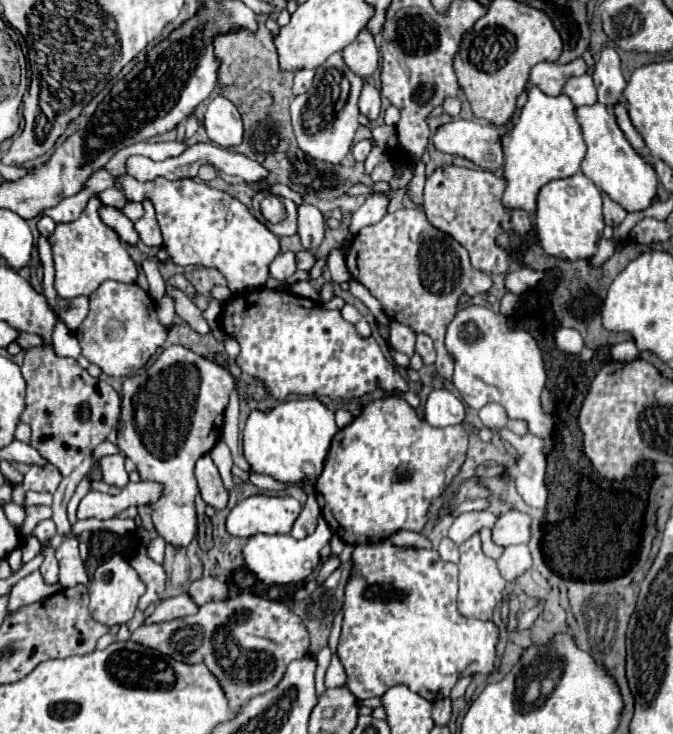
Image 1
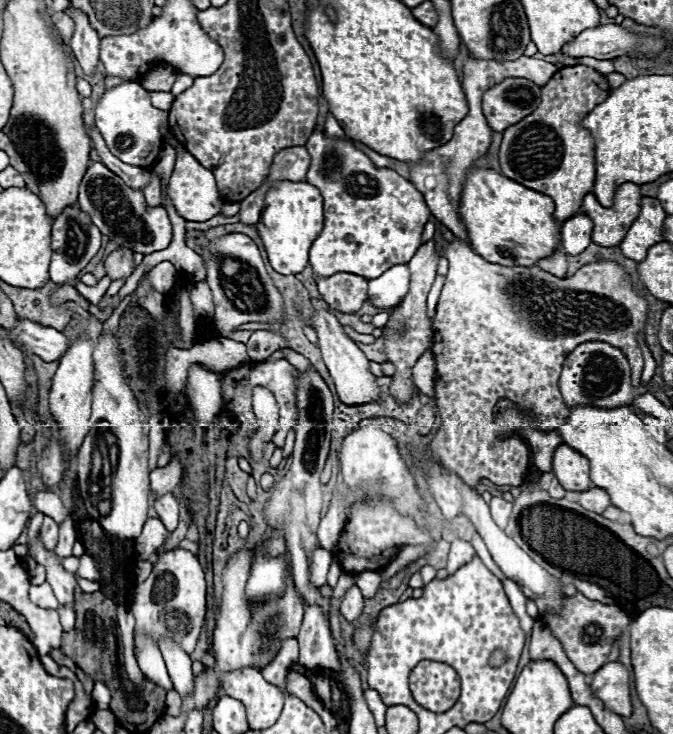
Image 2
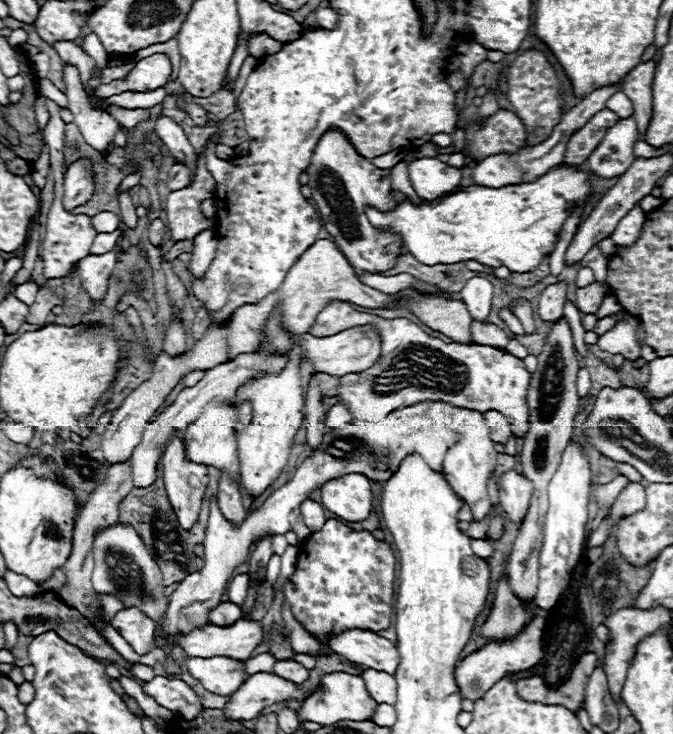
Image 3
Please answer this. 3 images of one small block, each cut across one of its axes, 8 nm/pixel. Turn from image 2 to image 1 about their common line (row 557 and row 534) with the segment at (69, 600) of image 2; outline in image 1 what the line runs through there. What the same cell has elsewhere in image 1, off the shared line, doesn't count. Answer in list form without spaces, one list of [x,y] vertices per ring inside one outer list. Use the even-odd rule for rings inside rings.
[[[42,520],[42,522],[36,524],[36,528],[34,528],[32,534],[34,534],[42,544],[46,544],[52,536],[56,536],[56,526],[54,526],[52,520]]]

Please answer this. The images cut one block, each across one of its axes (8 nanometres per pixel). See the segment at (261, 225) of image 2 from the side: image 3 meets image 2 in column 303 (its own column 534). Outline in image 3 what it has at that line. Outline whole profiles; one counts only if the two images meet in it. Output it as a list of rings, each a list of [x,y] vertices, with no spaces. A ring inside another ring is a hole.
[[[560,164],[536,182],[512,184],[502,188],[468,186],[458,188],[434,202],[412,206],[404,200],[394,212],[382,214],[366,208],[374,226],[390,226],[400,232],[404,248],[422,264],[454,264],[476,260],[484,266],[506,266],[510,272],[532,272],[548,258],[560,238],[562,226],[574,208],[590,200],[590,172],[580,166]]]

